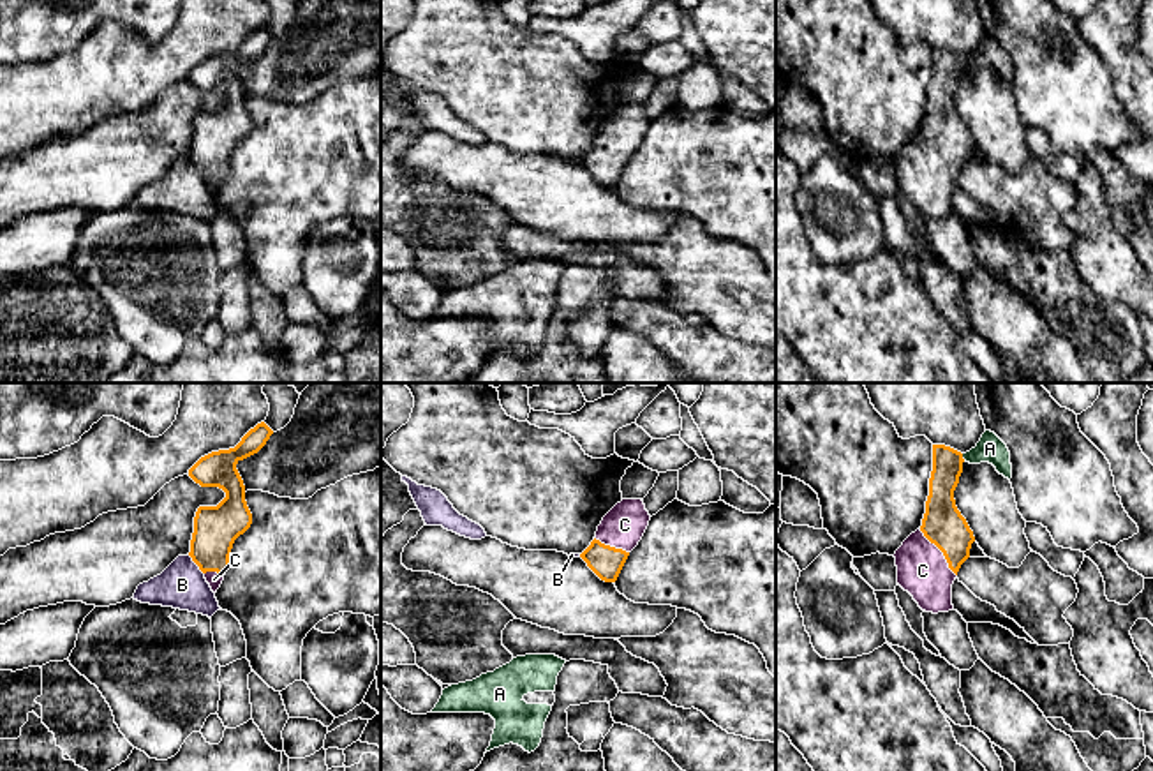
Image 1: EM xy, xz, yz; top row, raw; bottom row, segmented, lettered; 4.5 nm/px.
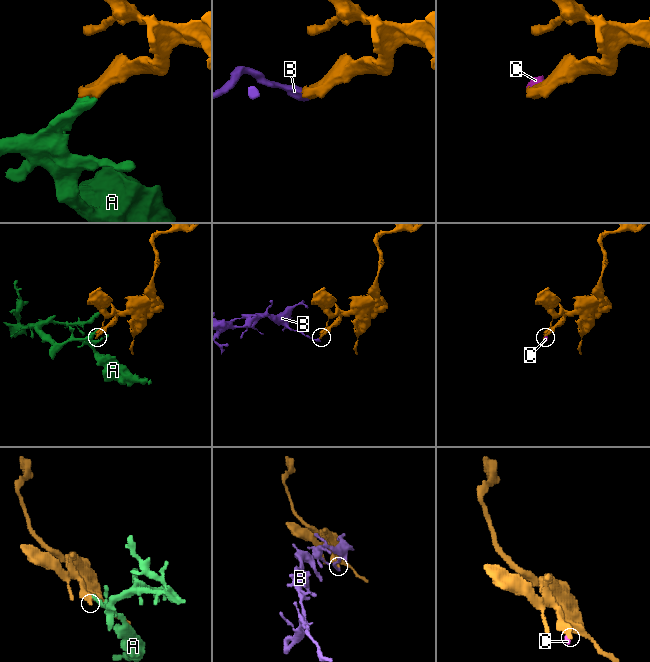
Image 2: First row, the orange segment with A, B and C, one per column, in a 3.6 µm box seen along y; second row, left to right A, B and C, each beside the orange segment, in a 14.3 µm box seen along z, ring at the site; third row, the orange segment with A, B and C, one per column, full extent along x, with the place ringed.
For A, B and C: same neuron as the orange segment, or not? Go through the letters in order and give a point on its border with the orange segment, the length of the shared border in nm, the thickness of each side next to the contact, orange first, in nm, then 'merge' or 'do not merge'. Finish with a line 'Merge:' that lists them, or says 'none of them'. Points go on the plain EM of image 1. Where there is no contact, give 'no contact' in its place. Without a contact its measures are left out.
A: yz (961, 62) | 40 nm | 140/120 nm | merge
B: xy (196, 168) | 120 nm | 200/220 nm | do not merge
C: yz (942, 156) | 280 nm | 190/240 nm | merge
Merge: A, C

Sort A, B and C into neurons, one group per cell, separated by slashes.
A C / B

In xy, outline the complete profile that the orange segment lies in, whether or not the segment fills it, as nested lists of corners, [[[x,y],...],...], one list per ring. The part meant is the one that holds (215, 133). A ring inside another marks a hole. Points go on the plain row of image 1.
[[[261,26],[234,53],[212,56],[189,74],[189,81],[201,92],[219,92],[226,97],[217,111],[197,113],[189,157],[213,198],[217,198],[229,175],[234,145],[252,129],[245,90],[236,69],[257,58],[272,39],[273,35]]]

